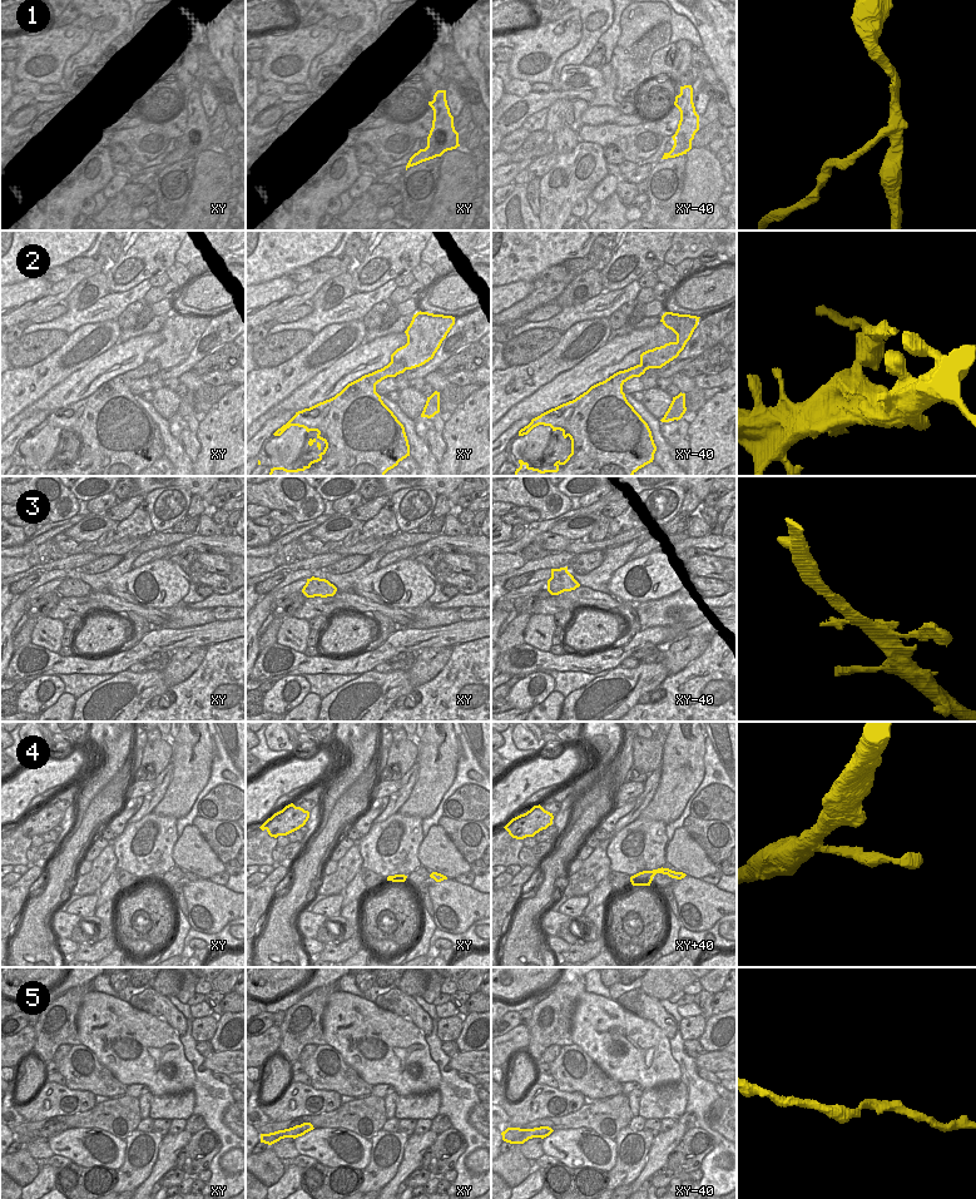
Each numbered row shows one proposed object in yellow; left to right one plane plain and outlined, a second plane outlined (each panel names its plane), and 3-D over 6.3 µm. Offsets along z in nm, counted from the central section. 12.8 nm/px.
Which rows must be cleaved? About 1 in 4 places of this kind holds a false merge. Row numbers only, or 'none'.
1, 2

